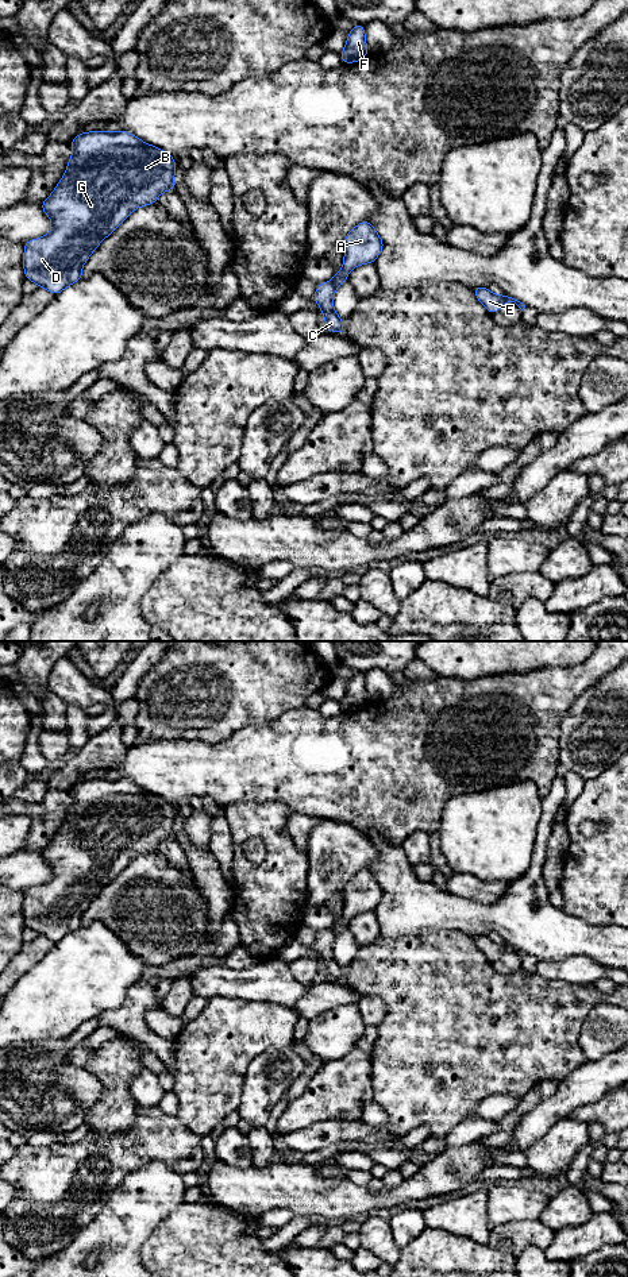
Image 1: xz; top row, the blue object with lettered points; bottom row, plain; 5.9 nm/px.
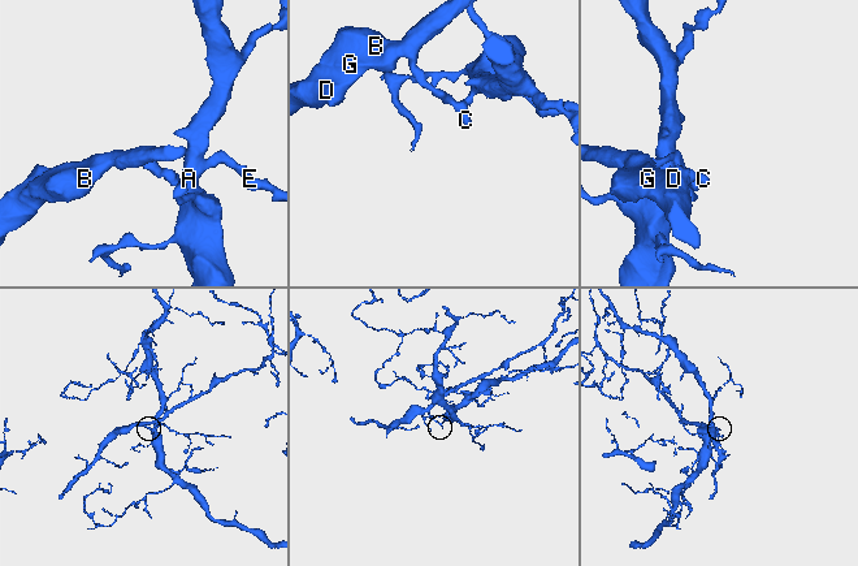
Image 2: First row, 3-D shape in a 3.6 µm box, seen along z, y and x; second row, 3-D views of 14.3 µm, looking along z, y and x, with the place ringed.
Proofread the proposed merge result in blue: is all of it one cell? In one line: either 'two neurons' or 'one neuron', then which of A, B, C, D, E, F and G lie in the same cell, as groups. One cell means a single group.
two neurons | A E F / B C D G

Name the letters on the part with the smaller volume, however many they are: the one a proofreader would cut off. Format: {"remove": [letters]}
{"remove": ["B", "C", "D", "G"]}

